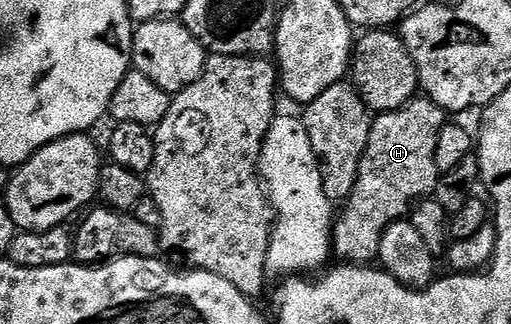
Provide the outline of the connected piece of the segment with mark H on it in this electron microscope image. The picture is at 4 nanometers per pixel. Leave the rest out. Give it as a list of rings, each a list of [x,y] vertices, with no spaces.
[[[421,95],[404,105],[395,113],[382,113],[372,118],[365,154],[359,167],[359,175],[348,201],[333,227],[332,252],[341,256],[345,263],[373,263],[378,260],[377,252],[383,235],[391,223],[408,218],[417,202],[436,194],[439,174],[435,167],[435,143],[443,126],[447,124],[447,114],[434,101]]]

